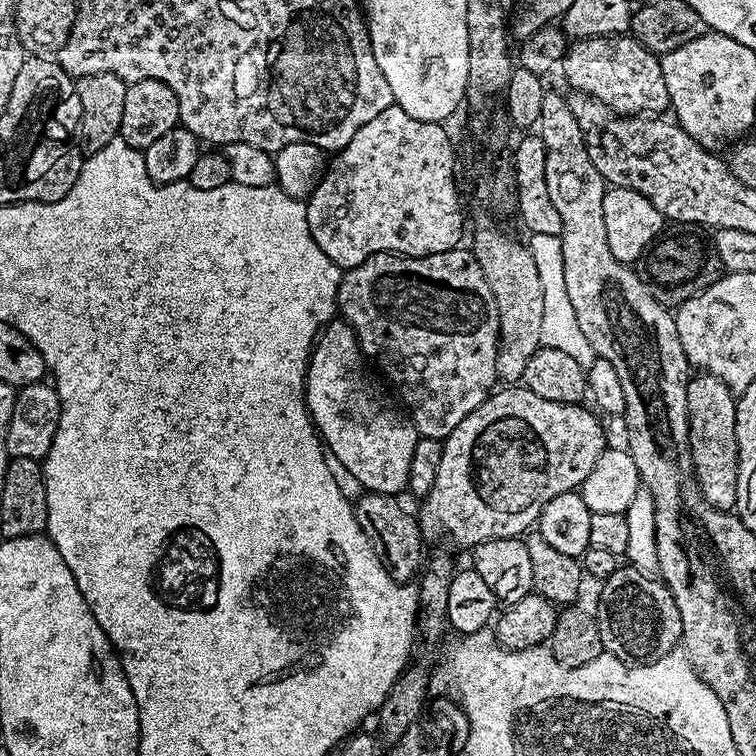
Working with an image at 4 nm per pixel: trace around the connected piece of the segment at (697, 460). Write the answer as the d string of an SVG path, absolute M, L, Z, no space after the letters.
M696 374L688 381L688 445L692 455L692 474L700 492L723 512L736 507L738 490L738 430L736 429L737 397L718 378Z

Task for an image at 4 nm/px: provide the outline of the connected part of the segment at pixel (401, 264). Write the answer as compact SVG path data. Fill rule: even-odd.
M457 246L445 252L430 254L429 256L398 256L395 252L379 252L374 254L370 258L366 258L366 262L347 269L341 275L336 307L339 315L347 320L348 325L351 328L355 328L356 337L365 357L373 365L376 363L384 371L385 377L383 376L383 379L389 385L392 383L396 387L396 392L400 395L401 400L399 403L406 409L412 425L416 427L417 433L423 439L443 441L444 437L452 433L454 426L458 426L458 422L462 422L462 418L466 418L466 414L473 412L483 400L488 399L493 391L494 385L492 383L497 383L498 380L496 374L498 342L500 341L498 306L494 302L494 294L490 290L490 282L486 282L486 274L482 274L482 266L478 266L476 255L467 247Z

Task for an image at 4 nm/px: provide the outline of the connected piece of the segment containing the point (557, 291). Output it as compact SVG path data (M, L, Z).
M552 234L531 235L528 245L534 255L534 264L538 266L538 278L542 283L543 312L540 343L543 347L562 350L586 370L593 365L597 355L593 347L590 346L590 342L587 341L585 334L579 329L574 306L571 305L570 298L567 297L560 237Z

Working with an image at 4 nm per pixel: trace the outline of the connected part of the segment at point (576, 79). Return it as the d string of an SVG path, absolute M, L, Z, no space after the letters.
M631 34L586 38L569 43L562 61L563 72L565 78L568 79L569 89L593 96L598 102L602 102L610 110L620 113L621 116L664 114L669 111L670 101L666 90L666 78L662 78L660 57L646 46L642 46L642 42L638 42Z

